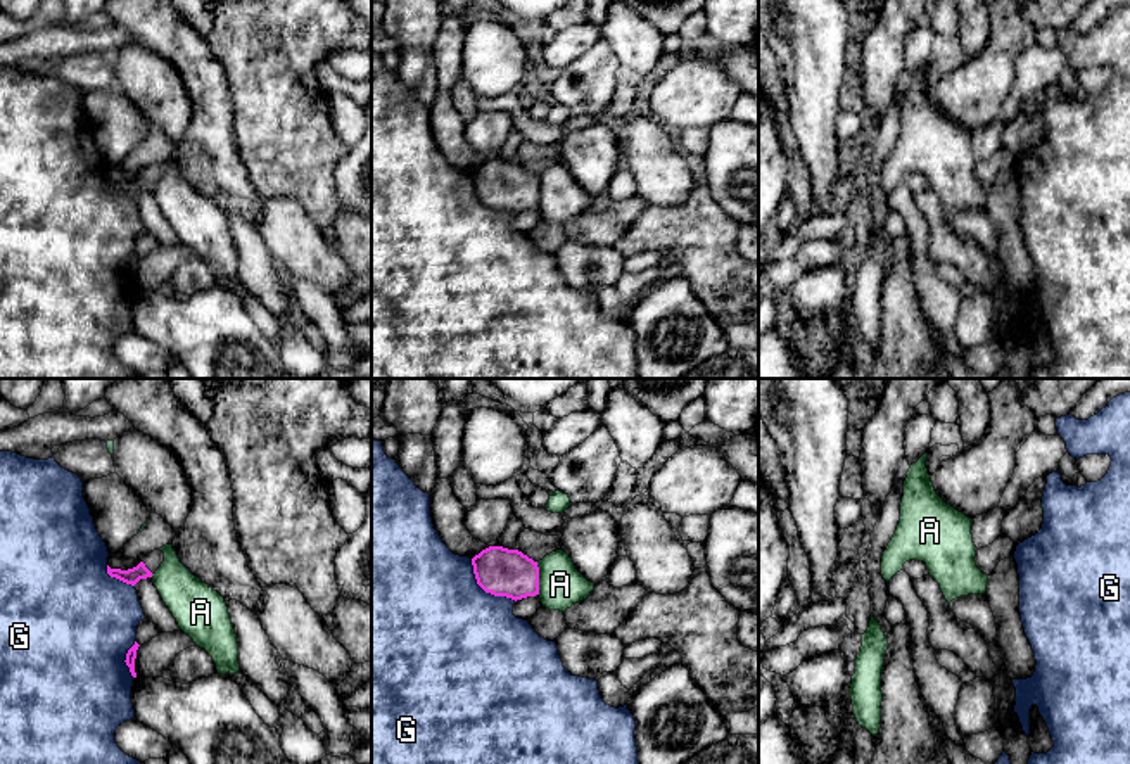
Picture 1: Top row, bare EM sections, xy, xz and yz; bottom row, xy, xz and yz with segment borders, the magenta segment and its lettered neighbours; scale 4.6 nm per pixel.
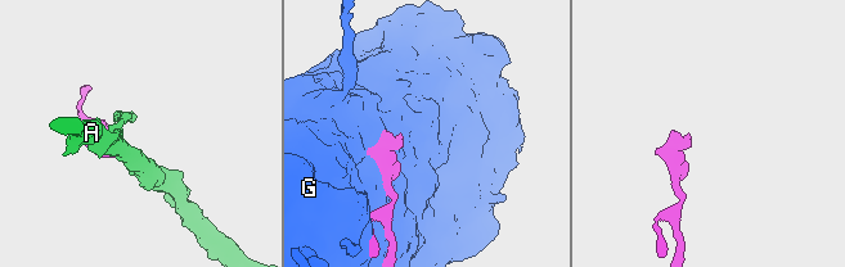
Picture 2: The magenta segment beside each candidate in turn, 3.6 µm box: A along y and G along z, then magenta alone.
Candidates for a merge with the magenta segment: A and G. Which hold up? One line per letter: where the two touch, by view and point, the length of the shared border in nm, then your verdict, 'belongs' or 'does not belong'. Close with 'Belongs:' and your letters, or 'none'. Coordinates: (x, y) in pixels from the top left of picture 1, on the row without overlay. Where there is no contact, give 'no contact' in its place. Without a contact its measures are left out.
A: contact xz (538, 190); length 150 nm; does not belong
G: contact xz (484, 203); length 300 nm; does not belong
Belongs: none

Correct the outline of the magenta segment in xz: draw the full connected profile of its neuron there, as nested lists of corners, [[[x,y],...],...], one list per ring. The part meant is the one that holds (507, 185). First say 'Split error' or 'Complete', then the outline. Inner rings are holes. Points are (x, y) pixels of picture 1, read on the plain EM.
Complete. [[[489,159],[472,171],[477,197],[494,209],[522,213],[539,207],[539,180],[518,162]]]

